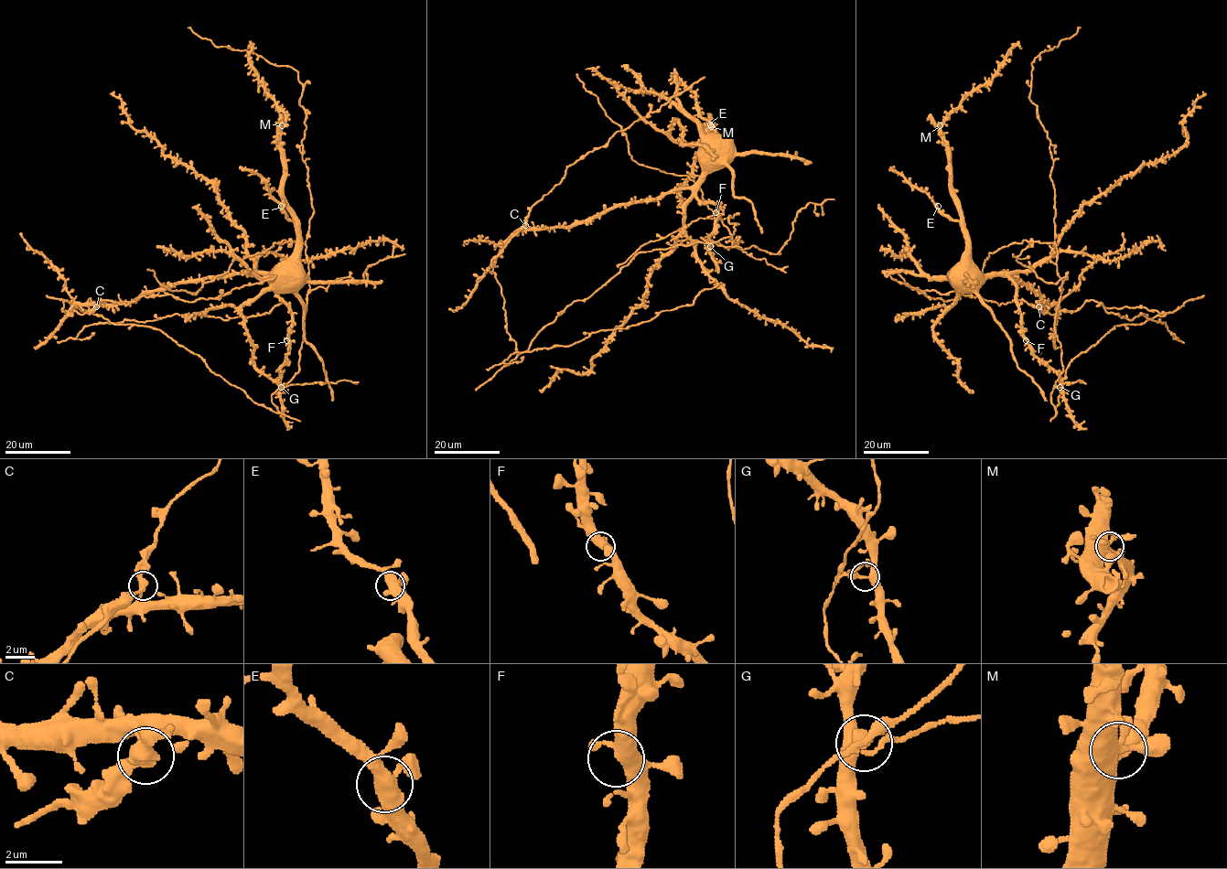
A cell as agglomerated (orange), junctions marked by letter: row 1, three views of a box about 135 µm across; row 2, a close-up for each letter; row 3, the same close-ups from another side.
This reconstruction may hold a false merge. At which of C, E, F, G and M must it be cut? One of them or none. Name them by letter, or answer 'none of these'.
C

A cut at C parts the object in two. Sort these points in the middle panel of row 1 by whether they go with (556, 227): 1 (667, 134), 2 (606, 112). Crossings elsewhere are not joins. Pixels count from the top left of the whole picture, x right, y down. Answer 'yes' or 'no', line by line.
1: yes
2: yes

